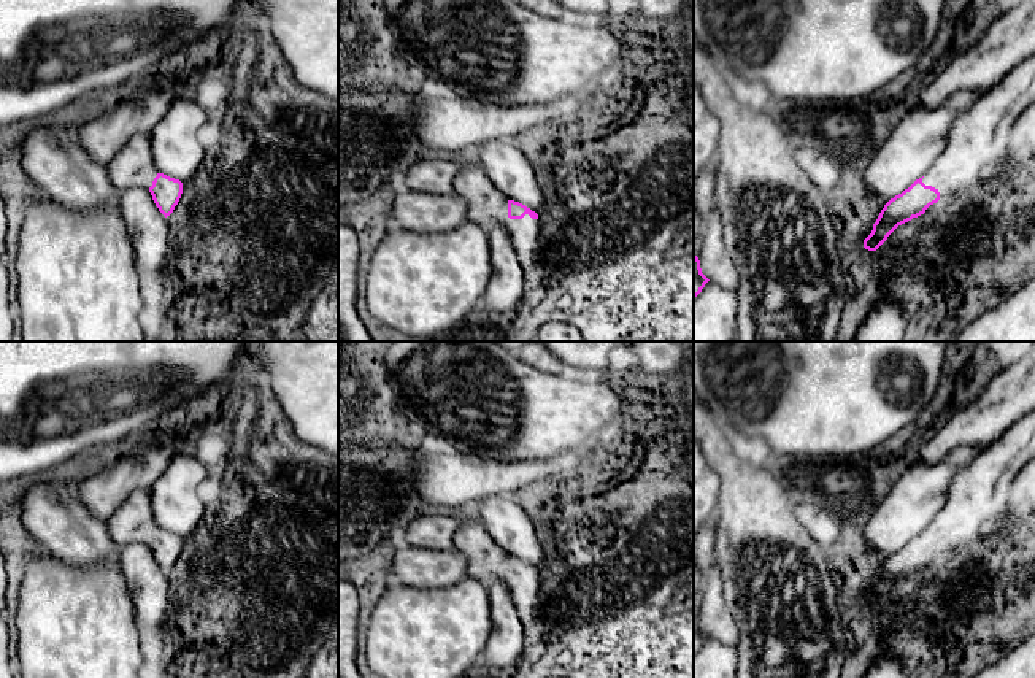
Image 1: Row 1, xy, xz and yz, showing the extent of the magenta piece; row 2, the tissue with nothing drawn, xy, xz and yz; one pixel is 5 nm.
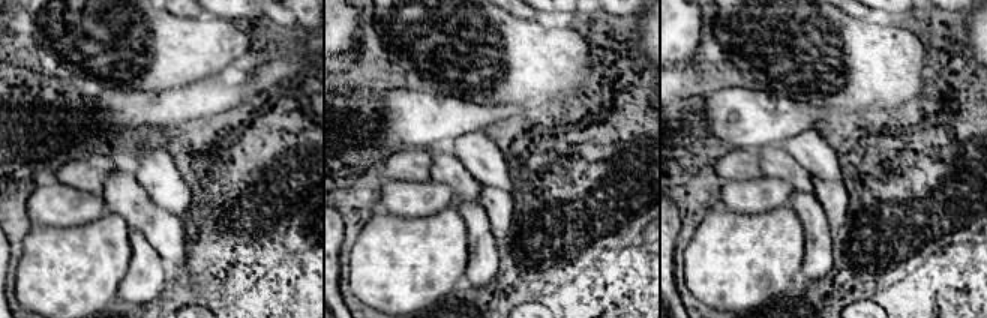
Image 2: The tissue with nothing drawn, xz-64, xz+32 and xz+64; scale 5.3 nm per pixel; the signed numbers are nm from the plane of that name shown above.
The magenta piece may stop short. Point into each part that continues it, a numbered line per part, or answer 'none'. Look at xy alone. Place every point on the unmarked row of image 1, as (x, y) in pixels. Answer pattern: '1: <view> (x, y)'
1: xy (134, 521)

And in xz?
1: xz (486, 559)

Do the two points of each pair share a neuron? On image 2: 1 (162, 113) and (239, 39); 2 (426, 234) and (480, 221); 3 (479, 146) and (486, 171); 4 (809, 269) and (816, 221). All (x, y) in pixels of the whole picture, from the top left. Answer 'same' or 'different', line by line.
1: different
2: different
3: same
4: same

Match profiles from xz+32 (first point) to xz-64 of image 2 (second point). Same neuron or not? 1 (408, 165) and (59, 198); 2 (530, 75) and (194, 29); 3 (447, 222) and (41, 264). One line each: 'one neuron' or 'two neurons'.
1: two neurons
2: one neuron
3: one neuron

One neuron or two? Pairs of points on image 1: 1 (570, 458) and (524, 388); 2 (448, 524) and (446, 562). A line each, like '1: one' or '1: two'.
1: two
2: two

